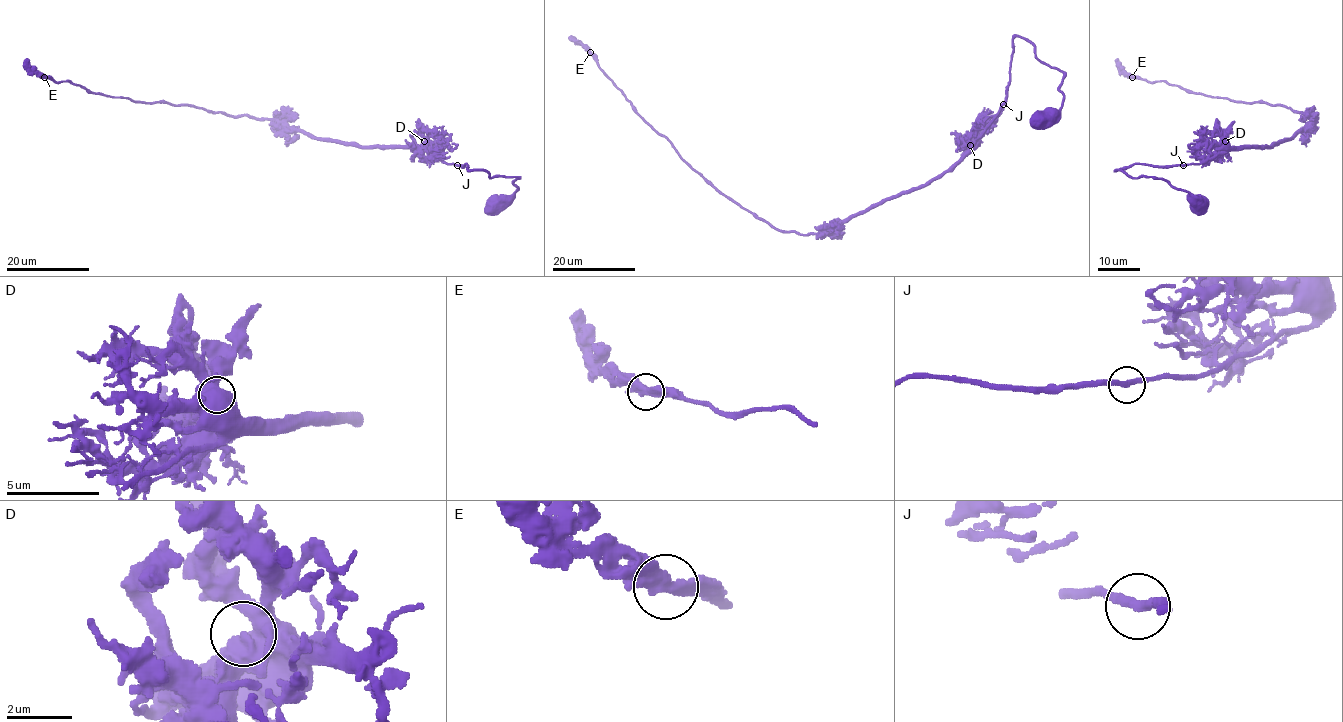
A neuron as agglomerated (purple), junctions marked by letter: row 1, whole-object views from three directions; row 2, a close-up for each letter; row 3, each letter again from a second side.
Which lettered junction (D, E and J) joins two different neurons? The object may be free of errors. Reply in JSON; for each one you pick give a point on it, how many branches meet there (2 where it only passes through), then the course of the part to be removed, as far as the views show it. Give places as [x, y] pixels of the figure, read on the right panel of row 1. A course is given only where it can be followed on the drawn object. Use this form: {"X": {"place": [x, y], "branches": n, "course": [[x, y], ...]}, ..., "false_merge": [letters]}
{"false_merge": []}

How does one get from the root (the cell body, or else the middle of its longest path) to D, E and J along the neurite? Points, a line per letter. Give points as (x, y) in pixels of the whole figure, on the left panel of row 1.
D: (492, 205), (518, 189), (517, 177), (490, 178), (466, 164), (447, 164), (424, 141)
E: (492, 205), (518, 189), (517, 177), (490, 178), (421, 149), (321, 140), (275, 119), (112, 98), (44, 77)
J: (492, 205), (501, 205), (518, 189), (513, 183), (518, 178), (490, 178), (485, 170), (458, 165)

